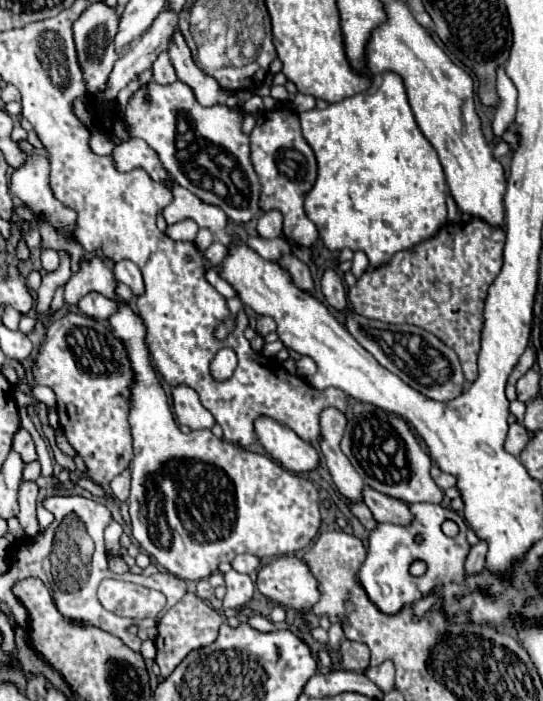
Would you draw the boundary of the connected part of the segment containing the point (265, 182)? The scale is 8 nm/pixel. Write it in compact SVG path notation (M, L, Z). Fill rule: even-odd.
M293 108L265 110L257 116L255 128L251 132L251 162L261 182L259 210L279 210L283 214L283 236L297 246L313 248L319 238L317 226L307 218L303 210L303 200L313 188L317 178L317 164L311 146L301 136L299 114Z

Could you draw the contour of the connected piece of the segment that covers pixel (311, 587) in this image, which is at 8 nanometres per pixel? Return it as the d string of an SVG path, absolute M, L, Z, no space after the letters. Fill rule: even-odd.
M283 556L261 566L257 588L263 596L297 612L311 608L319 600L315 578L297 556Z

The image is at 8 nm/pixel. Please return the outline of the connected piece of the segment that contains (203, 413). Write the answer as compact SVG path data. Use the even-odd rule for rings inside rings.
M177 384L173 388L173 412L177 422L189 426L191 430L211 428L215 424L211 412L201 406L197 392L187 384Z

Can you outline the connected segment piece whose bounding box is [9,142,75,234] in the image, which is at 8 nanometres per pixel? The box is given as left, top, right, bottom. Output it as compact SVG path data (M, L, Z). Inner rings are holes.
M19 142L19 146L27 152L27 162L23 168L19 170L13 170L13 176L11 176L11 186L9 190L19 198L23 200L37 216L45 214L49 218L49 222L57 228L57 230L63 230L67 234L73 232L73 226L75 226L75 212L73 210L67 210L67 206L63 206L59 200L53 198L51 194L51 188L49 188L49 166L47 166L47 152L43 148L33 148L29 142Z

